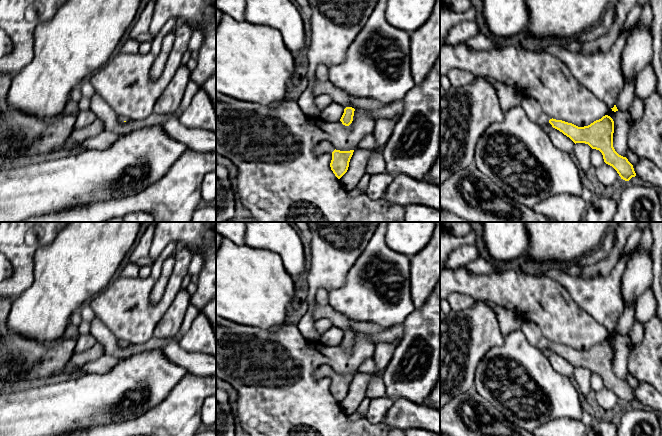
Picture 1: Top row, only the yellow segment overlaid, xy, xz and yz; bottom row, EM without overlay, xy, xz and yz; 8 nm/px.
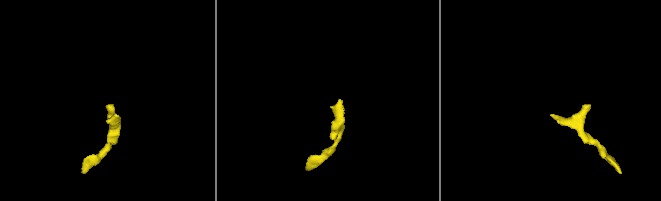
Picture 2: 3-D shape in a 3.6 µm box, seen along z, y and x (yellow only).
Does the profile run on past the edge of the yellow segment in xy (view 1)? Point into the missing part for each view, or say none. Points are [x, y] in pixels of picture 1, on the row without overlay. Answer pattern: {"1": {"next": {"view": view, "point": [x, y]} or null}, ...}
{"1": {"next": {"view": "xy", "point": [121, 343]}}}

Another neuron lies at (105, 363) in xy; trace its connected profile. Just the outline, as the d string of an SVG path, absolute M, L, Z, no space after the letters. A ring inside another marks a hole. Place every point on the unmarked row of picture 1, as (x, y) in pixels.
M103 355L99 359L87 362L86 364L73 369L71 361L68 361L59 374L59 378L67 378L69 376L80 376L84 374L102 374L109 372L123 357L112 355Z

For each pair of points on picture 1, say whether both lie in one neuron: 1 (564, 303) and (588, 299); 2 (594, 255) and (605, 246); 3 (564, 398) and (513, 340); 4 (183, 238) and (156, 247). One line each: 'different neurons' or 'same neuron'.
1: different neurons
2: same neuron
3: same neuron
4: same neuron

